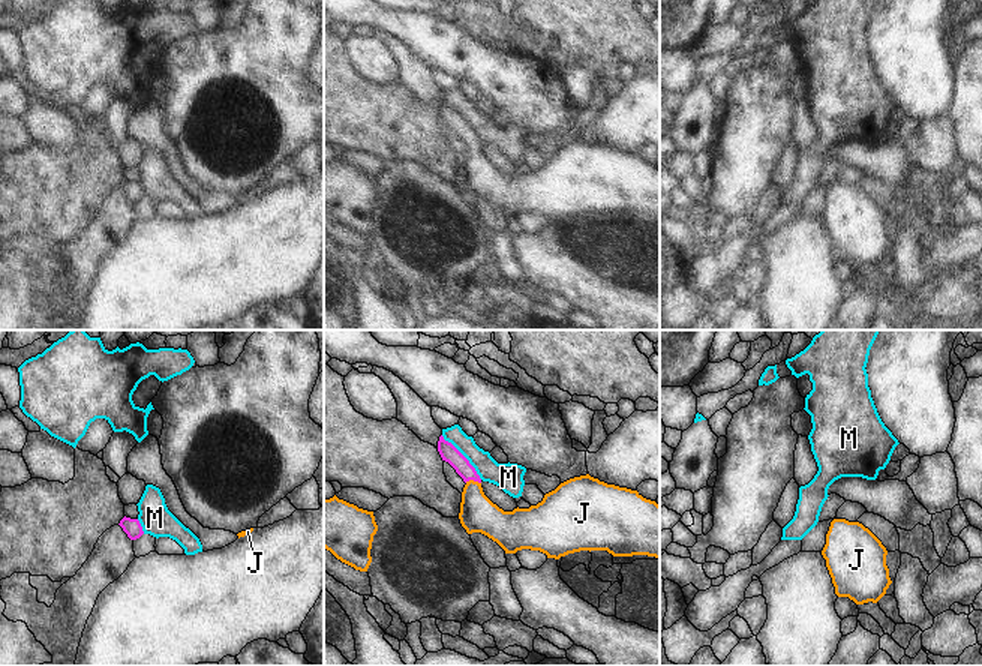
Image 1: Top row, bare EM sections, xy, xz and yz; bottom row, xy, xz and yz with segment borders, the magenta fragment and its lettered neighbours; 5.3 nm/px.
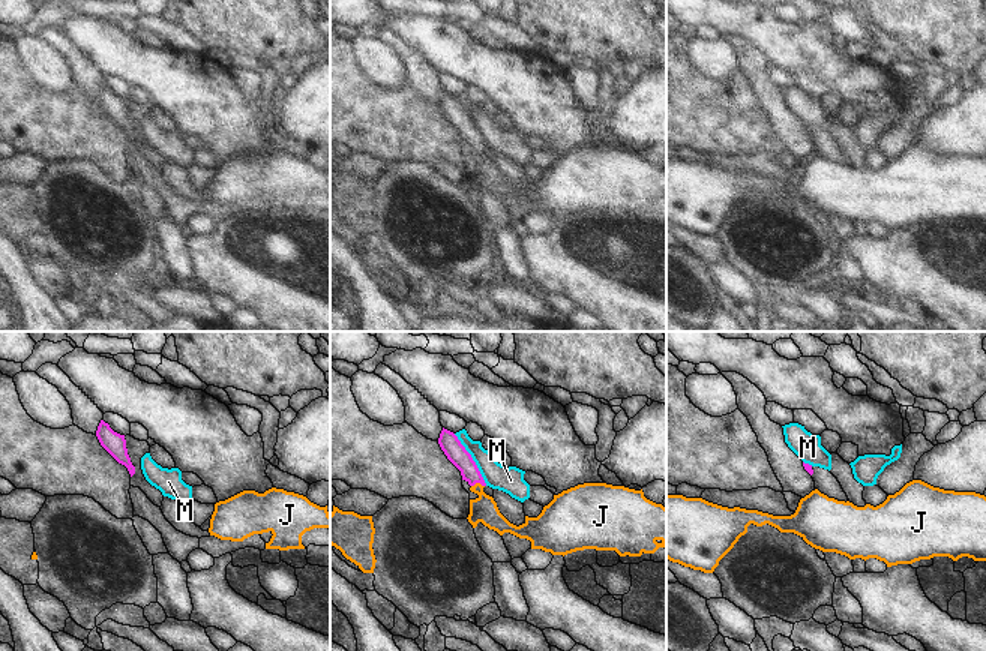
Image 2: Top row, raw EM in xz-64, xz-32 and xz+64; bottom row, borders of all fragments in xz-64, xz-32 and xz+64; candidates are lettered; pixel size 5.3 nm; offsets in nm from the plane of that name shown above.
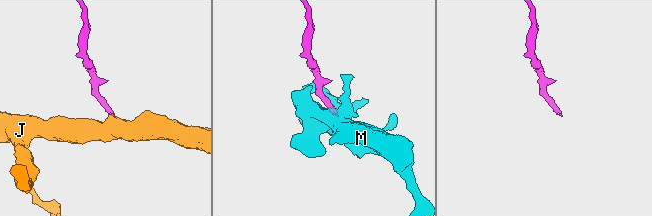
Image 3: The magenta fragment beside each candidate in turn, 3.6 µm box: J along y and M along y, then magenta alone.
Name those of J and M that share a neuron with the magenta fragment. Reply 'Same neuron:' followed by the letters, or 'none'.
Same neuron: J

